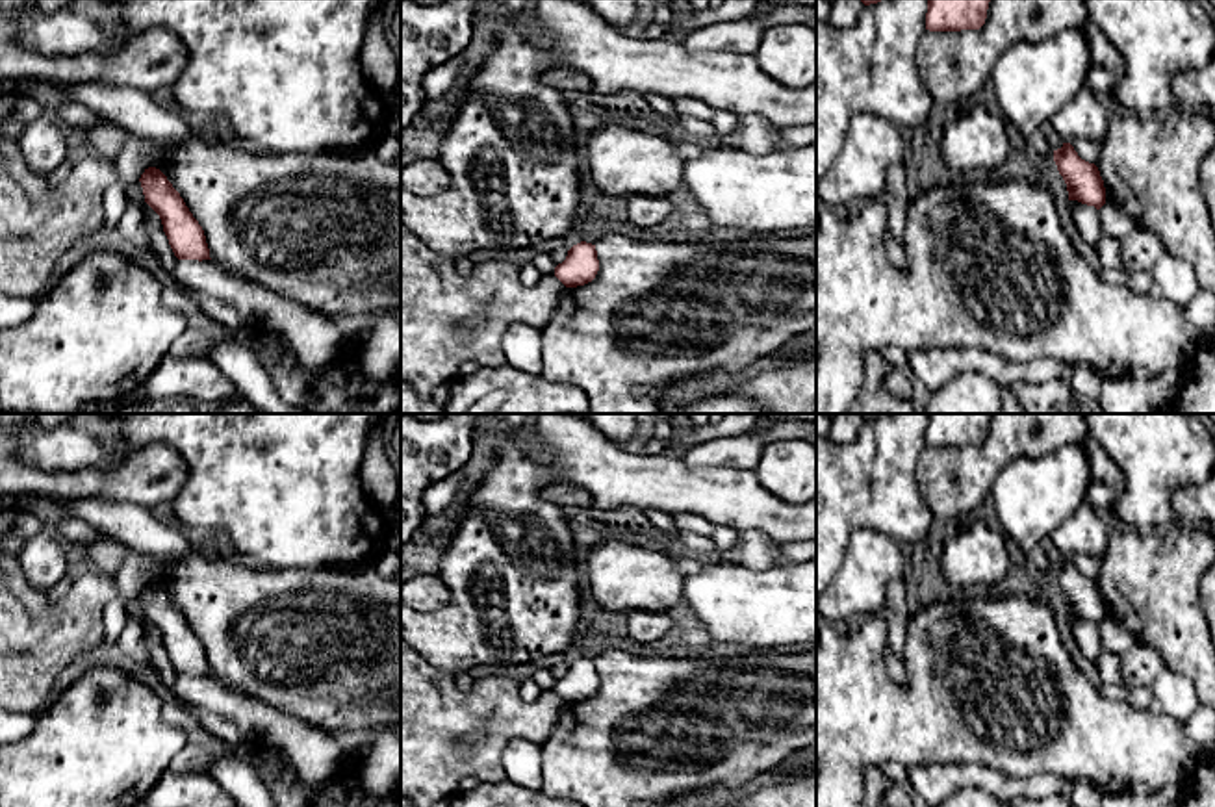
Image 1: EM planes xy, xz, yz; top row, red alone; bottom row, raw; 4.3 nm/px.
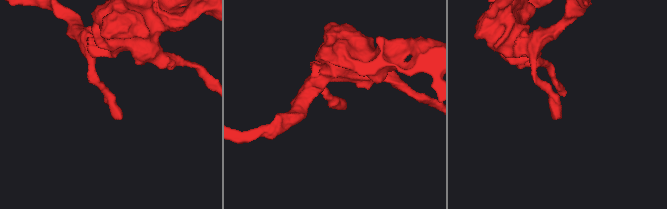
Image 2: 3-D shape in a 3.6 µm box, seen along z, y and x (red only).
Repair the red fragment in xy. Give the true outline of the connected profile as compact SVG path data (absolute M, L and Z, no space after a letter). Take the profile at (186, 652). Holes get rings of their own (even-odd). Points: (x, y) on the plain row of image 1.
M148 583L139 594L145 618L160 631L163 647L178 675L211 675L206 651L167 592Z

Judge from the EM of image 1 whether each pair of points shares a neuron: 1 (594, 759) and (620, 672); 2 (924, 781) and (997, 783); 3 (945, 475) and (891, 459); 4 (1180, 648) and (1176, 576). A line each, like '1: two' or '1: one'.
1: one
2: one
3: two
4: one

